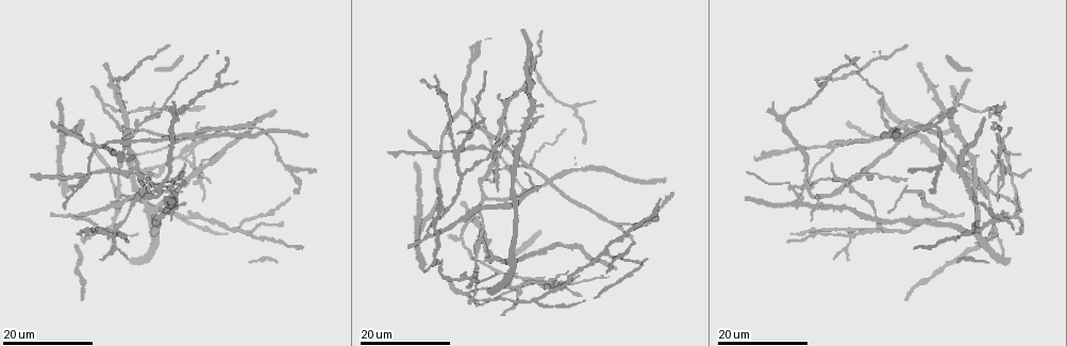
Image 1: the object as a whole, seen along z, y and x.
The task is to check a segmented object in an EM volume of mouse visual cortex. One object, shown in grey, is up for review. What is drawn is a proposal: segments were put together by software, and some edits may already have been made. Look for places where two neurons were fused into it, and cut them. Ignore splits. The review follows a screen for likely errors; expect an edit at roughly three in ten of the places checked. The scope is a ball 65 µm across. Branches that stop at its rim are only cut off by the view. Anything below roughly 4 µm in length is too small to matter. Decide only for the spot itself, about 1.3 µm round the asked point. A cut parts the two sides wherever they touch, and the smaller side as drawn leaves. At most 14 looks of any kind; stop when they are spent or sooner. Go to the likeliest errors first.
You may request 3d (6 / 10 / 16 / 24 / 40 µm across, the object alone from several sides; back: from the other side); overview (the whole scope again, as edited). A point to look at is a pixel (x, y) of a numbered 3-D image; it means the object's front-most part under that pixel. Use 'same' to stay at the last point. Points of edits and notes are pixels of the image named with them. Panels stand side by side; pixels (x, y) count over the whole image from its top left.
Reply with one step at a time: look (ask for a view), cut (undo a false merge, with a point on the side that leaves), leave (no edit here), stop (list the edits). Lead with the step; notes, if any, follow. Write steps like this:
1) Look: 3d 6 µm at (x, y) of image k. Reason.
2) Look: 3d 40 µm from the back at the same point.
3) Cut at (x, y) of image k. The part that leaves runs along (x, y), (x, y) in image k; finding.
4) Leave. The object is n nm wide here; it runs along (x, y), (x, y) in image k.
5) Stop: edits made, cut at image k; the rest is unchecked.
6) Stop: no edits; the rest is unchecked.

Look: 3d 24 µm at (469, 278) of image 1. Arms part here.

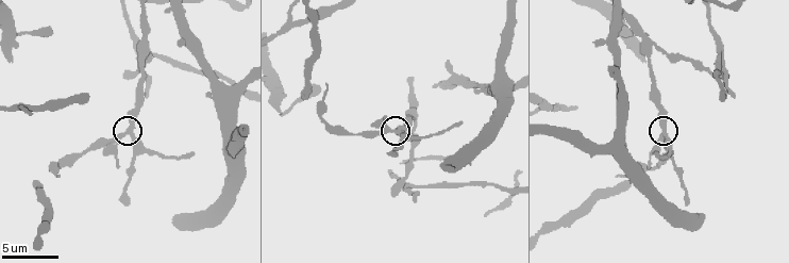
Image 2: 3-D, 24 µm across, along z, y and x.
Look: 3d 10 µm at (395, 130) of image 2.

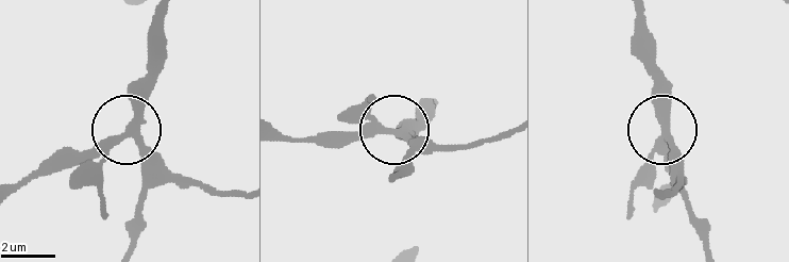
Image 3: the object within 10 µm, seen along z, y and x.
Leave. The object is 290 nm wide here; it runs along (156, 14), (154, 69), (132, 131), (166, 177) in image 3; all the same neuron.

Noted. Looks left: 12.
Look: 3d 24 µm at (535, 189) of image 1. Two arms in line, one across.

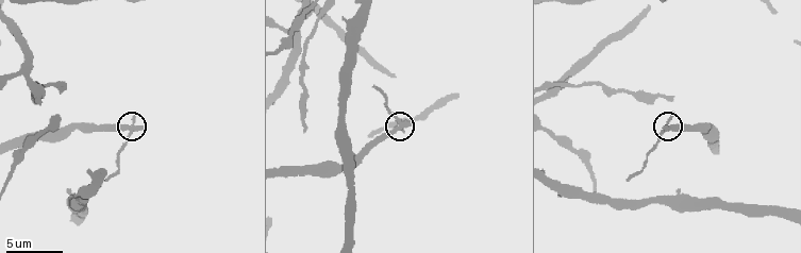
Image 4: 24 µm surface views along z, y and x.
Look: 3d 10 µm at (134, 129) of image 4.

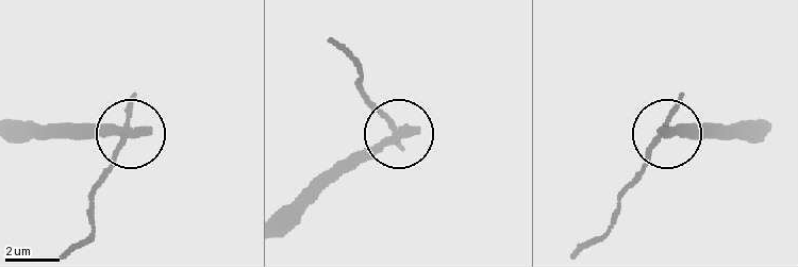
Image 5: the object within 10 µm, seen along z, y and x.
Leave. The object is 270 nm wide here; it runs along (287, 226), (391, 138), (391, 124), (365, 93) in image 5; continuous, no second neuron.

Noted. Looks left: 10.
Look: 3d 16 µm at (850, 237) of image 1. Three-way junction.

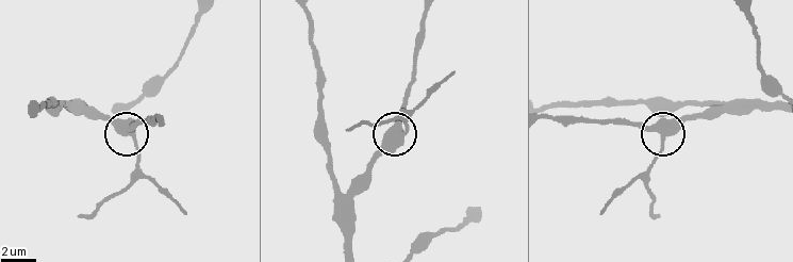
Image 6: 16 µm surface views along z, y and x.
Look: 3d 10 µm at (397, 133) of image 6.

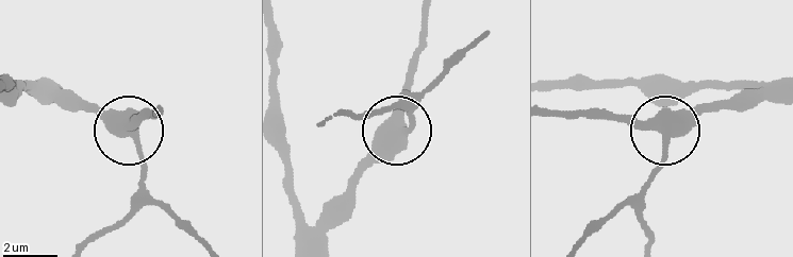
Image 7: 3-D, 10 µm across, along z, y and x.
Leave. The object is 420 nm wide here; it runs along (777, 92), (743, 92), (675, 124), (640, 207) in image 7; one neuron here.

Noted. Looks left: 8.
Look: 3d 16 µm at (968, 232) of image 1.

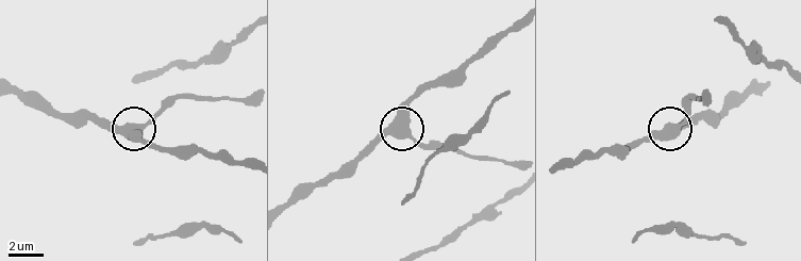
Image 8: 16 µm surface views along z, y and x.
Look: 3d 10 µm at (408, 132) of image 8.

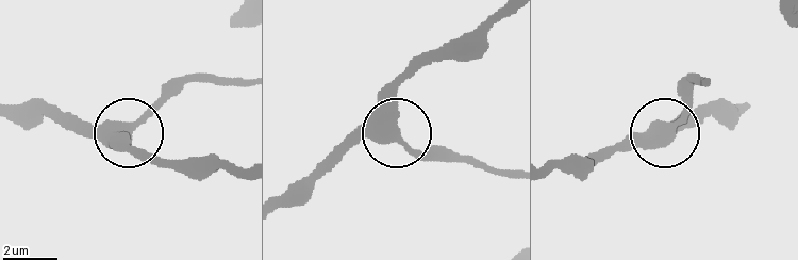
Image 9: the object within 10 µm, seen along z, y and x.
Leave. It runs along (16, 107), (50, 107), (126, 130), (171, 88) in image 9; all the same neuron.

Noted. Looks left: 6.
Look: 3d 24 µm at (522, 89) of image 1.

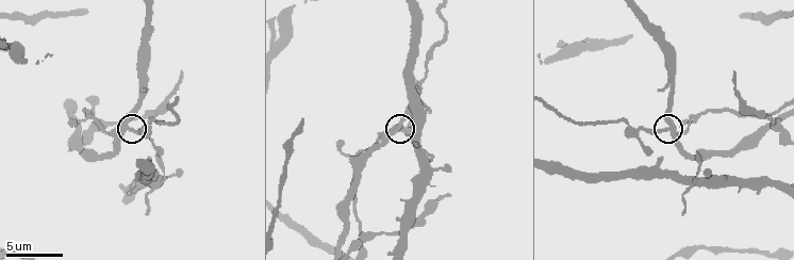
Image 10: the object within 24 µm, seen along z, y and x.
Look: 3d 6 µm at (666, 127) of image 10.

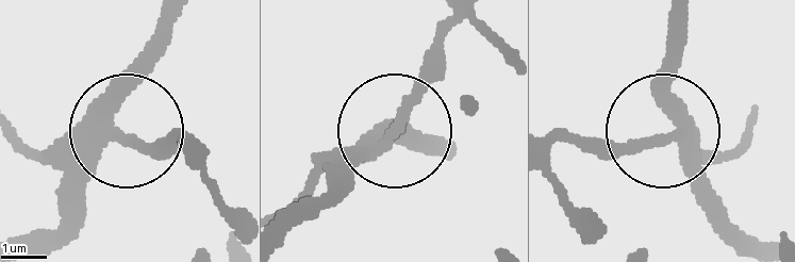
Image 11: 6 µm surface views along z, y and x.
Cut at (32, 157) of image 11. The side arm is 17 µm long; 3 arms meet here; a second neuron is stuck on.

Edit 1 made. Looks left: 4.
Look: 3d 16 µm at (897, 142) of image 1. Three arms meet.

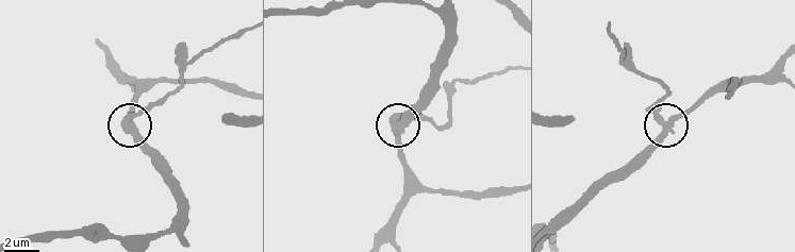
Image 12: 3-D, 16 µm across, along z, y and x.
Look: 3d 6 µm at (666, 123) of image 12.

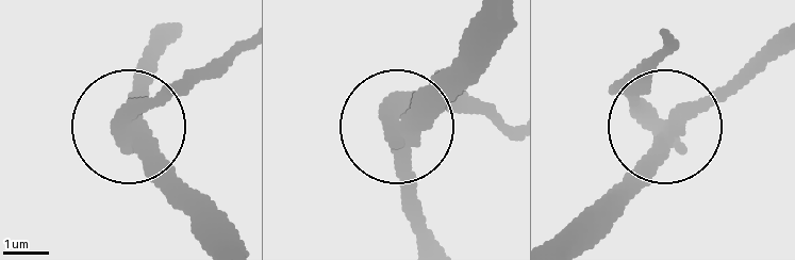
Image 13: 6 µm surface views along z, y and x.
Cut at (638, 93) of image 13. 3 arms meet here; the part that leaves runs along (663, 132), (641, 101), (659, 55) in image 13; a second neuron is stuck on.

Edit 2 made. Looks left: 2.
Stop: edits made, cut at image 11, cut at image 13; the rest is unchecked.

